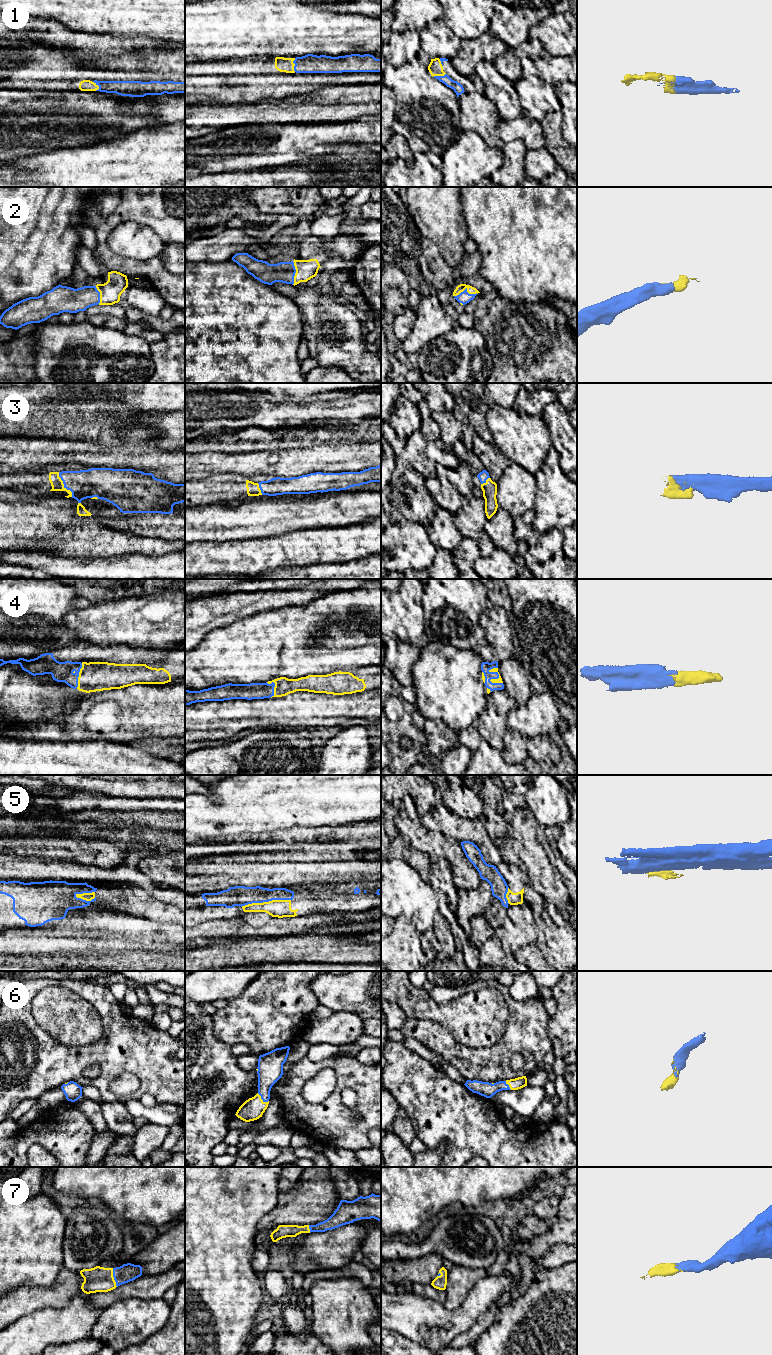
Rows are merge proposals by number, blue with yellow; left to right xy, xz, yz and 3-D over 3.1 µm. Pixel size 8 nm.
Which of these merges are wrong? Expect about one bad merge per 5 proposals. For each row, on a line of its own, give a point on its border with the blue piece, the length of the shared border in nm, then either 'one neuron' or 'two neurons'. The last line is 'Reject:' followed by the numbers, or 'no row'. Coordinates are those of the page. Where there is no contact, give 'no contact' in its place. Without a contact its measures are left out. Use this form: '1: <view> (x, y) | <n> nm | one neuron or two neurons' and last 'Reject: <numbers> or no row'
1: xz (295, 65) | 110 nm | one neuron
2: yz (465, 289) | 190 nm | one neuron
3: xy (64, 485) | 240 nm | one neuron
4: yz (494, 678) | 160 nm | one neuron
5: xz (265, 901) | 400 nm | two neurons
6: xz (262, 1099) | 120 nm | one neuron
7: xy (113, 1276) | 160 nm | one neuron
Reject: 5

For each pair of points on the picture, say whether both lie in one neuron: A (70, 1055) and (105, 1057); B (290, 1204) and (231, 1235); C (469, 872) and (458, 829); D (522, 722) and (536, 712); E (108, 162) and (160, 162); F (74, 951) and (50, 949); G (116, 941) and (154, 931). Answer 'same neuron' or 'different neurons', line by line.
A: same neuron
B: different neurons
C: different neurons
D: same neuron
E: same neuron
F: same neuron
G: same neuron

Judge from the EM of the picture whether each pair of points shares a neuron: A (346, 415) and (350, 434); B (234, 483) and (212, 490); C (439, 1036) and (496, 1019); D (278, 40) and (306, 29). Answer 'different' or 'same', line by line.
A: different
B: same
C: different
D: different

